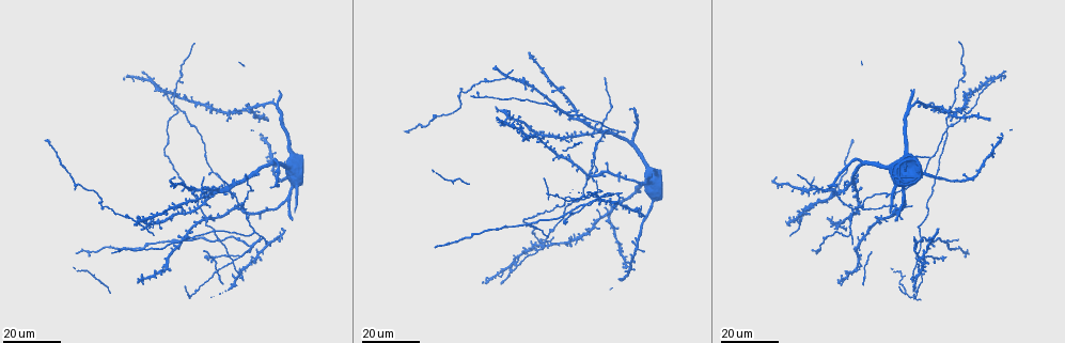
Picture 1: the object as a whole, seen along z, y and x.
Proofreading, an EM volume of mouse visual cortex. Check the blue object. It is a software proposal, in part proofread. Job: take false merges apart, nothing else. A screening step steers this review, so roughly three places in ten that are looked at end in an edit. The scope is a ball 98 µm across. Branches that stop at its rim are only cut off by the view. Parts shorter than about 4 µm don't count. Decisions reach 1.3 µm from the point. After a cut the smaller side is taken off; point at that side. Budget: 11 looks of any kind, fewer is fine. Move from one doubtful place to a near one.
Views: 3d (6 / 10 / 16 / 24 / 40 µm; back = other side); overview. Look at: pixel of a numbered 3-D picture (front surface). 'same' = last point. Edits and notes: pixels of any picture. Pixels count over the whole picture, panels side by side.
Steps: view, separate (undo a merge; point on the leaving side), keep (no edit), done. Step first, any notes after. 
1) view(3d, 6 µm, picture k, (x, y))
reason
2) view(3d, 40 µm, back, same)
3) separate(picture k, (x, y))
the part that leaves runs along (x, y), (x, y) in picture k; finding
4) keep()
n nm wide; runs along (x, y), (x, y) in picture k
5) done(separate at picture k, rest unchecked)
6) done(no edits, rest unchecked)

view(3d, 24 µm, picture 1, (533, 244))
a fork

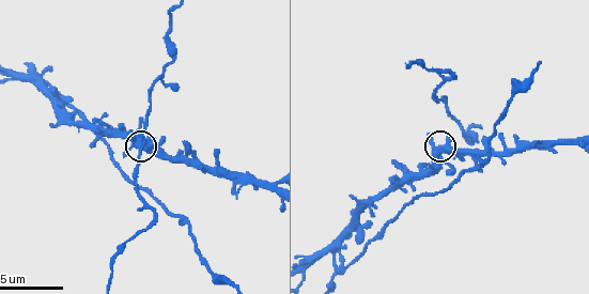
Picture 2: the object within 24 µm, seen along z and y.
view(3d, 10 µm, picture 2, (434, 153))

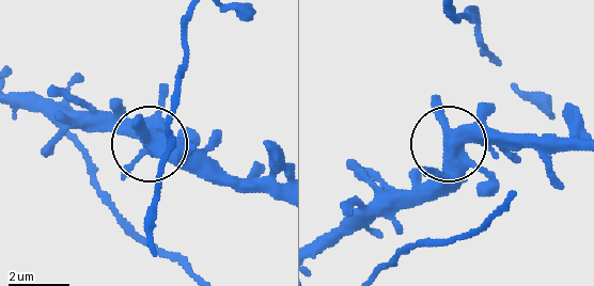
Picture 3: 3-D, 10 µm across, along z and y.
keep()
420 nm wide; runs along (579, 140), (456, 142), (406, 206) in picture 3; continuous, no second cell

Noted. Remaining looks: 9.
view(3d, 10 µm, picture 2, (72, 106))
three-way junction

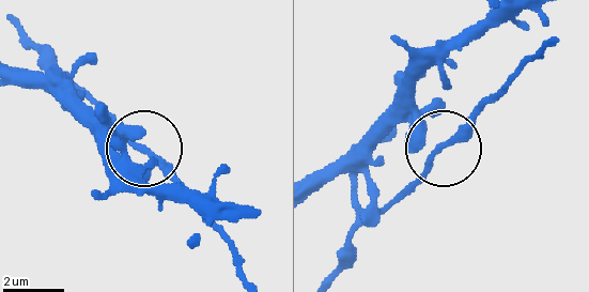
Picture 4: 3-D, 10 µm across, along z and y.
keep()
runs along (489, 16), (414, 85), (421, 131), (437, 154), (384, 205) in picture 4; continuous, no second cell

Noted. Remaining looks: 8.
view(3d, 16 µm, picture 1, (593, 179))
thin arm on a thick one

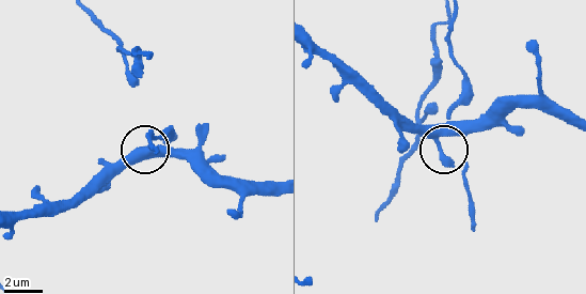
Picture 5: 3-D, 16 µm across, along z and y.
view(3d, 6 µm, picture 5, (438, 147))

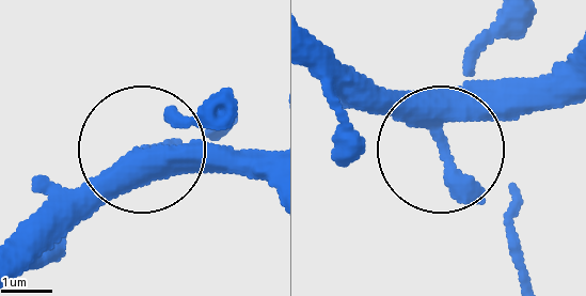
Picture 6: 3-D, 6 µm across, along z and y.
keep()
300 nm wide; runs along (571, 93), (469, 114), (447, 136), (516, 233) in picture 6; one cell here

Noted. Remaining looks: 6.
view(3d, 16 µm, picture 1, (846, 206))
side arm on a straight run

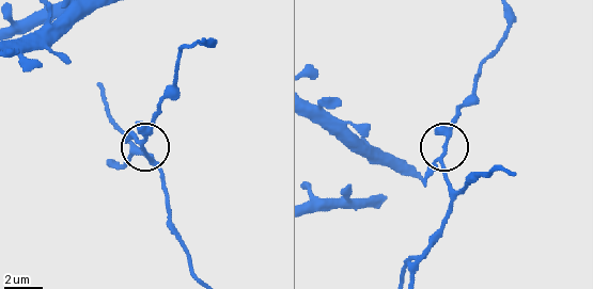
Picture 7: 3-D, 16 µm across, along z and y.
view(3d, 6 µm, picture 7, (142, 140))

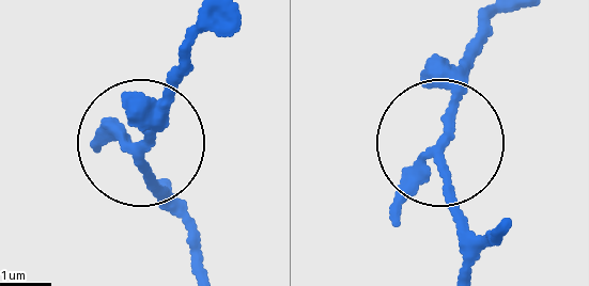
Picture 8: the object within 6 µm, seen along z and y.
keep()
160 nm wide; runs along (459, 273), (463, 222), (437, 133), (463, 48) in picture 8; all the same cell

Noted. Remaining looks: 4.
view(3d, 16 µm, picture 1, (234, 261))
looks like a crossing

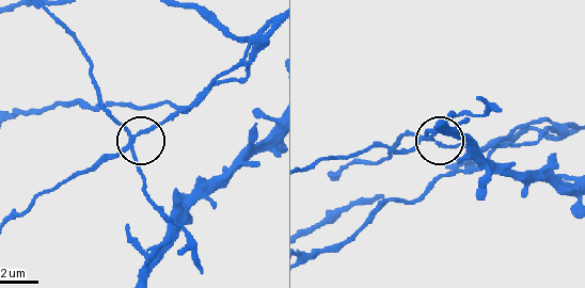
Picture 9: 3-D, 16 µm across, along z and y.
view(3d, 10 µm, picture 9, (433, 138))
closer look

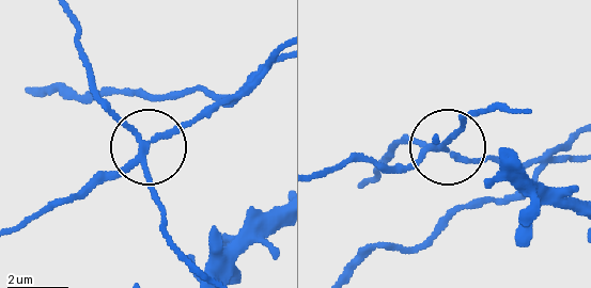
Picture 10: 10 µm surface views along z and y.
separate(picture 10, (102, 172))
180 nm wide; the part that leaves runs along (144, 152), (242, 93), (280, 54) in picture 10; two cells meet here

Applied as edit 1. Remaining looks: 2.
view(3d, 16 µm, picture 1, (199, 187))
four or more arms meet

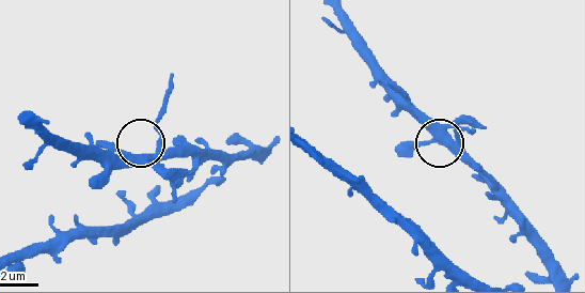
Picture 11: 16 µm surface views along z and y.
view(3d, 10 µm, picture 11, (159, 149))
zoom in

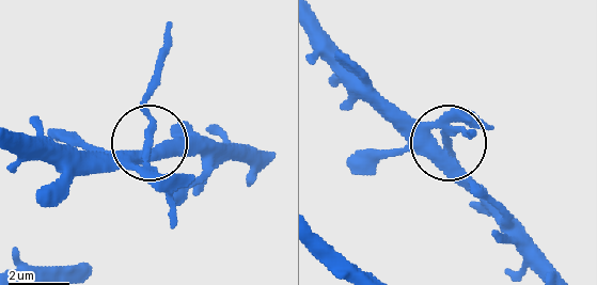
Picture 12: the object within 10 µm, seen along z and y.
separate(picture 12, (171, 214))
4 arms; two cells meet here

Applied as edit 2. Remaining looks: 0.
done(separate at picture 10, separate at picture 12, rest unchecked)

